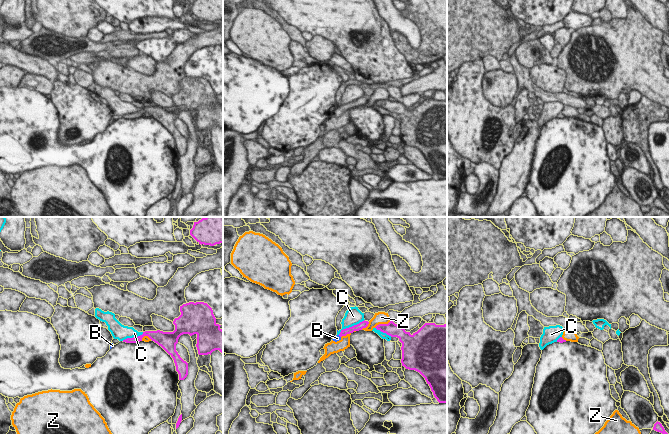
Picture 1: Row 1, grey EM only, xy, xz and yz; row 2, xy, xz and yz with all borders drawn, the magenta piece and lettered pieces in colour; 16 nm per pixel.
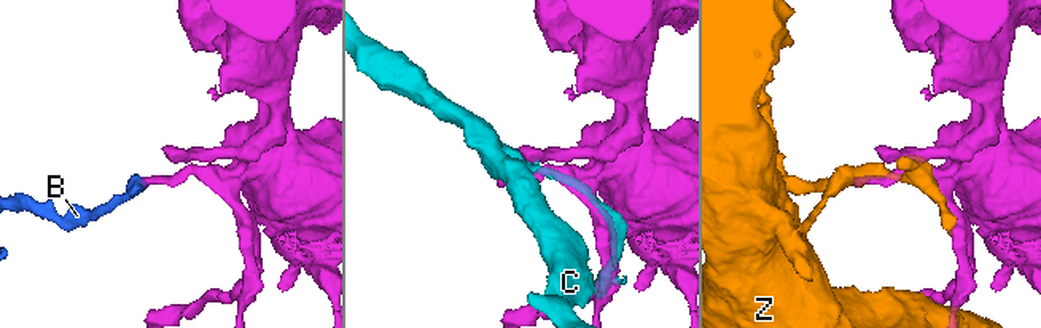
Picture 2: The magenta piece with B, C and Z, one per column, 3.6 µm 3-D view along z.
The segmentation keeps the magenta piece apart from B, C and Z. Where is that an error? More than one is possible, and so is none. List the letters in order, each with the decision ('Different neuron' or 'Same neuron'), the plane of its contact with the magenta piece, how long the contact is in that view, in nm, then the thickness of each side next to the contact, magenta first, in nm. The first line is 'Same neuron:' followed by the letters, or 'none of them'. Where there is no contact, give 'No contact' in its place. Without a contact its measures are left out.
Same neuron: B
B: Same neuron. No contact
C: Different neuron. Touches magenta in xz. Shared border 500 nm. Thickness 120 nm (magenta) against 280 nm
Z: Different neuron. Touches magenta in xz. Shared border 300 nm. Thickness 220 nm (magenta) against 190 nm

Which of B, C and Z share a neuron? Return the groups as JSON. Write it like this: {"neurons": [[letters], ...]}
{"neurons": [["B"], ["C"], ["Z"]]}

